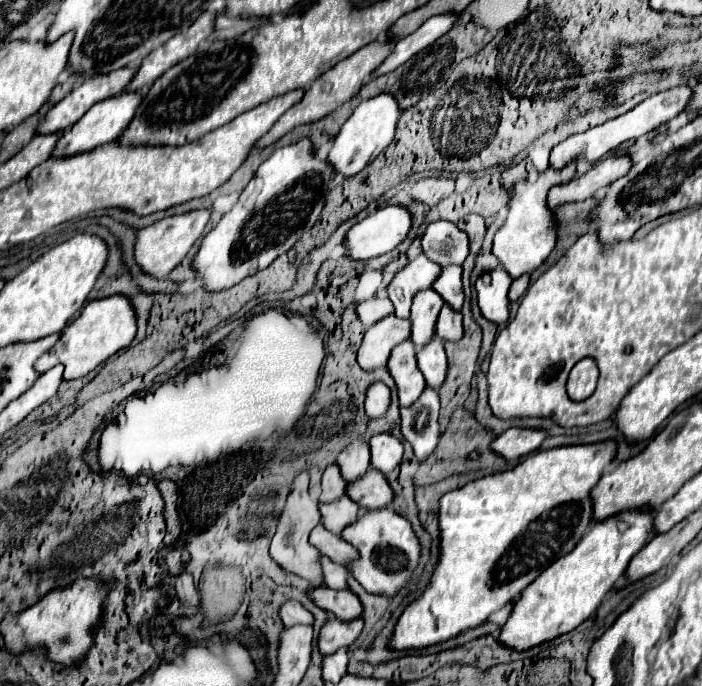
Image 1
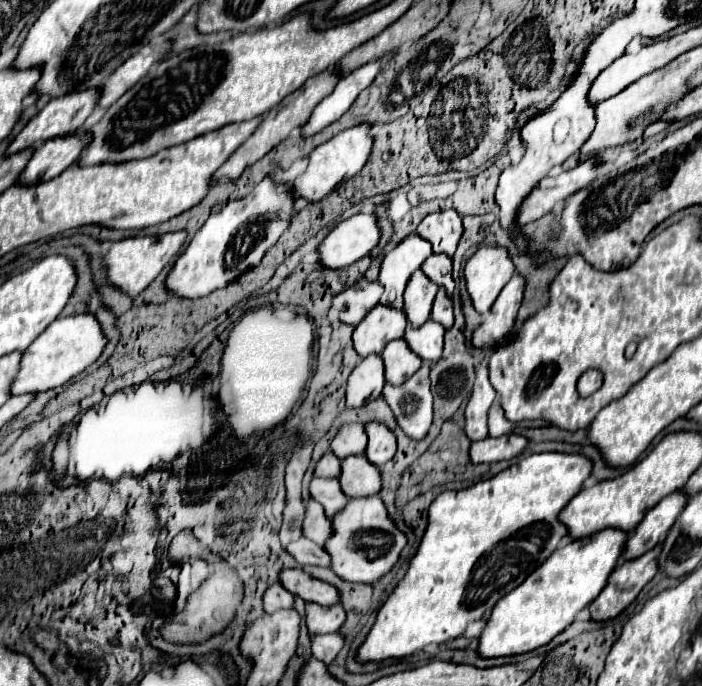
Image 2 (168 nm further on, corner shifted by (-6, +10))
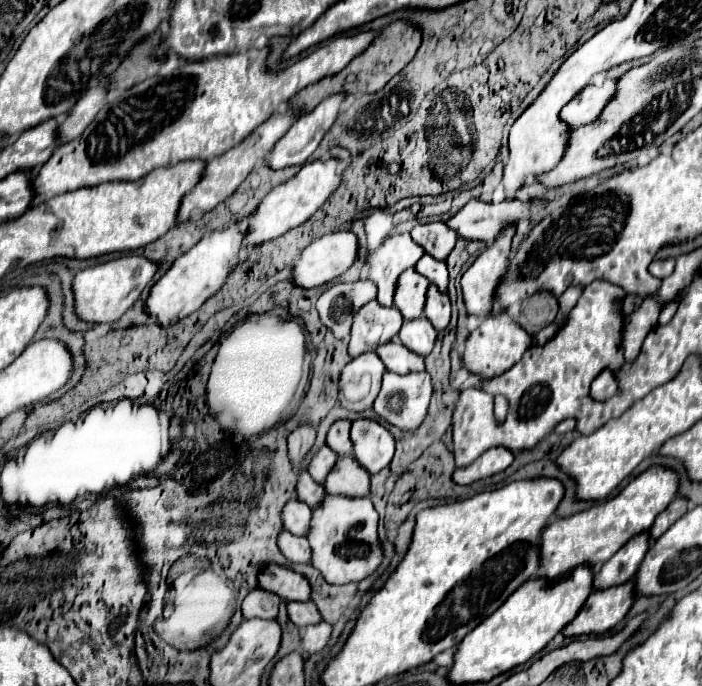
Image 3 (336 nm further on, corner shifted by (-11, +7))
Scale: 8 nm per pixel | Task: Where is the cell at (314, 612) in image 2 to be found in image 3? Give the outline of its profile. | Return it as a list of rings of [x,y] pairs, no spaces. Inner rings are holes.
[[[291,601],[287,605],[287,609],[289,609],[289,619],[299,629],[305,629],[307,625],[319,625],[323,621],[323,615],[319,613],[315,603],[295,603],[295,601]]]

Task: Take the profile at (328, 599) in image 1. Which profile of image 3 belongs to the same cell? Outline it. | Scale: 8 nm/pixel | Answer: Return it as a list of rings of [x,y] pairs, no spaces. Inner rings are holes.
[[[267,565],[259,575],[259,587],[277,593],[285,601],[311,601],[311,585],[309,581],[289,567]]]

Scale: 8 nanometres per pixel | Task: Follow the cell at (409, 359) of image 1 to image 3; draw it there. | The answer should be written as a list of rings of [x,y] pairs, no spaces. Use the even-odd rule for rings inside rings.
[[[397,341],[379,345],[379,349],[375,353],[379,353],[381,361],[387,365],[387,371],[391,371],[391,373],[407,375],[413,371],[425,371],[425,359],[419,357],[417,353],[409,351],[405,345],[401,345]]]

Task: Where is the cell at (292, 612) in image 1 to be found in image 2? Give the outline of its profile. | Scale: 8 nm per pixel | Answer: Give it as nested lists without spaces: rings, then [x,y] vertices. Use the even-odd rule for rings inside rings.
[[[272,584],[264,592],[264,612],[266,614],[274,614],[276,610],[282,610],[282,608],[292,608],[292,602],[294,602],[294,594],[284,590],[280,584]]]

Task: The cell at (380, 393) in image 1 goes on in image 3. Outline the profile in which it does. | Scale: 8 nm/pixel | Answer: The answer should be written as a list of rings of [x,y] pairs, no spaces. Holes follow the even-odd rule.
[[[367,351],[361,357],[353,359],[341,375],[339,381],[339,403],[347,411],[365,411],[373,407],[373,401],[381,389],[381,379],[385,365],[375,355]]]

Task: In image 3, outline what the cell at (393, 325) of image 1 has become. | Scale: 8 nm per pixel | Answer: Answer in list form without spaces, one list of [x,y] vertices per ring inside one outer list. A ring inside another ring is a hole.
[[[371,301],[359,309],[351,327],[349,355],[359,357],[365,351],[373,351],[383,343],[397,337],[403,325],[403,315],[397,309],[383,309],[377,301]]]

